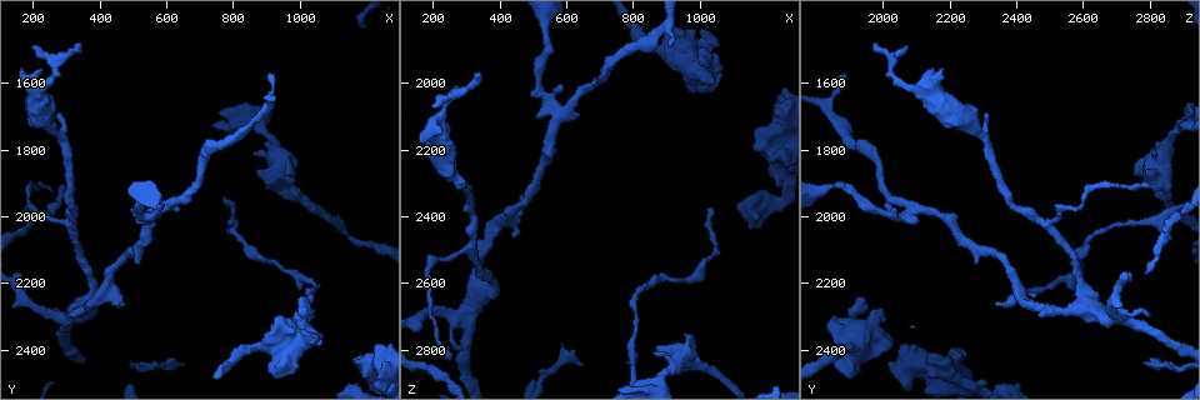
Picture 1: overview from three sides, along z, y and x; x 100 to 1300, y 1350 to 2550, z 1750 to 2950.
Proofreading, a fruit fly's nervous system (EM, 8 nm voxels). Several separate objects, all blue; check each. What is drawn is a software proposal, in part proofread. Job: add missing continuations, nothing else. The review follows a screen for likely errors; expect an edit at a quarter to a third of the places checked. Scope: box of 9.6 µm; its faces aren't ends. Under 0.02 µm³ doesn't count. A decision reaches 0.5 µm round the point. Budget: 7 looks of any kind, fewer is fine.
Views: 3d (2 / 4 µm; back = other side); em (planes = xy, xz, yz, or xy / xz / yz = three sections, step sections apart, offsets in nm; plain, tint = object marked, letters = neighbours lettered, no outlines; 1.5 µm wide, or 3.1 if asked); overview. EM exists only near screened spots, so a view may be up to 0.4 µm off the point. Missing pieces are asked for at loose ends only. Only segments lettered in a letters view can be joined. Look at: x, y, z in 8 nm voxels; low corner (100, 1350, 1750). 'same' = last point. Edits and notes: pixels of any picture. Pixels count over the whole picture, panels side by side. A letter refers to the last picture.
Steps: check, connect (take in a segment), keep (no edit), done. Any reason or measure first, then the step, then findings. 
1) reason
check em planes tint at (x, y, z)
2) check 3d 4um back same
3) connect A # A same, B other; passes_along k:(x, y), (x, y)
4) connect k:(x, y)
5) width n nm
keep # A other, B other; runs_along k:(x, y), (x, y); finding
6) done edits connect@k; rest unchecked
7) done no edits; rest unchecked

stops while still wide
check em yz step 4 letters at (1070, 2380, 1970)

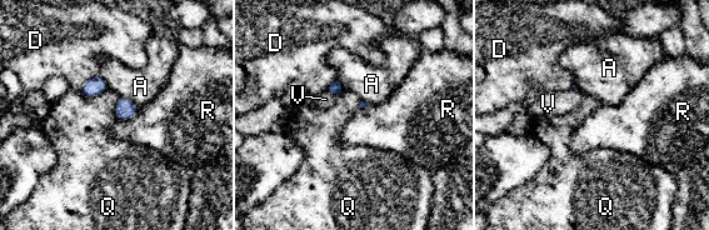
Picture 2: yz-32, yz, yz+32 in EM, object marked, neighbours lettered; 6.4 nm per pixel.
keep # A other, D other, Q other, R other, V other; border 2:(139, 106), (133, 115), (116, 118); no lettered segment goes on from it

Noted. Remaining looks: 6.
tapers out
check em planes letters at (1020, 2240, 2380)

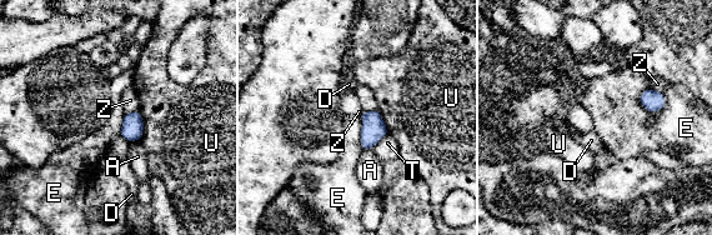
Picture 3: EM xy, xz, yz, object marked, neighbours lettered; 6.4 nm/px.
keep # A other, D other, E other, T other, U other, Z other; no lettered segment goes on from it

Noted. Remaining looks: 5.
free end
check em xy step 8 letters at (270, 1700, 2310)

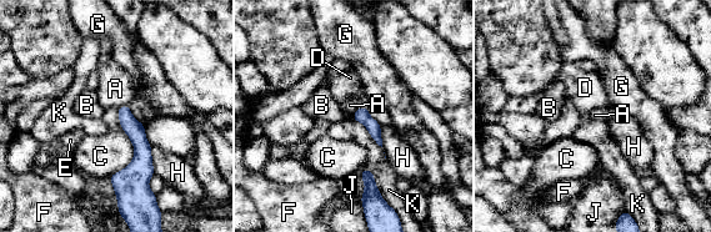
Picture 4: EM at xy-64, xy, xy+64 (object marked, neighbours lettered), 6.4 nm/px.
connect D # A other, B other, C other, D same, E other, F other, G other, H other, J other, K other; passes_along 4:(361, 115), (362, 107), (346, 85); the neuron continues

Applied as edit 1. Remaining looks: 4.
done edits connect@4; rest unchecked

